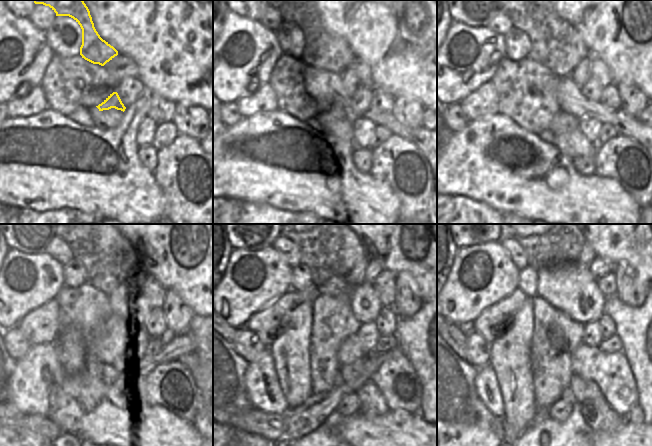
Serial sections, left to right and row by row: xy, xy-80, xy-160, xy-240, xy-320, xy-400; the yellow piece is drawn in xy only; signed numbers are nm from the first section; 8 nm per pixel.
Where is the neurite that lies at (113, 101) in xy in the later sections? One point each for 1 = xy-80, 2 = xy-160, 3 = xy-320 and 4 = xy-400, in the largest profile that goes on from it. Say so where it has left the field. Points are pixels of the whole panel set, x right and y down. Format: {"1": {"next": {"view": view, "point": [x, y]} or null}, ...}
{"1": {"next": {"view": "xy-80", "point": [334, 111]}}, "2": {"next": {"view": "xy-160", "point": [562, 122]}}, "3": {"next": {"view": "xy-320", "point": [353, 375]}}, "4": {"next": {"view": "xy-400", "point": [582, 389]}}}

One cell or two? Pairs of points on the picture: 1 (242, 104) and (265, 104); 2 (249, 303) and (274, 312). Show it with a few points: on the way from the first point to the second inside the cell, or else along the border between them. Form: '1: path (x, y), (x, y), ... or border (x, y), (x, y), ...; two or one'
1: path (248, 104), (259, 104); one
2: border (282, 294), (256, 311), (245, 323); two

